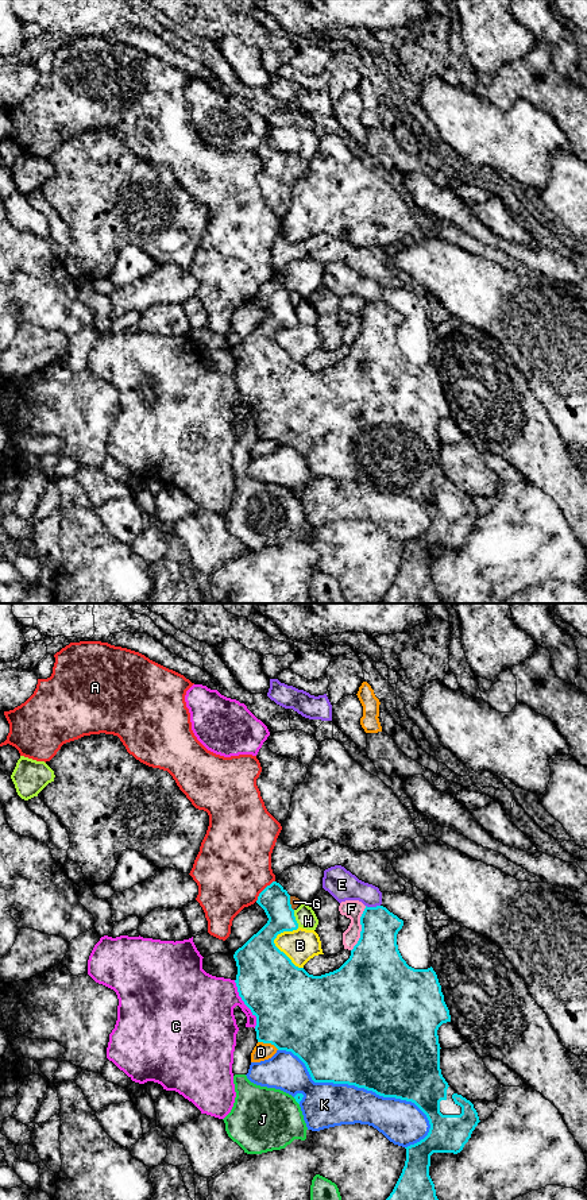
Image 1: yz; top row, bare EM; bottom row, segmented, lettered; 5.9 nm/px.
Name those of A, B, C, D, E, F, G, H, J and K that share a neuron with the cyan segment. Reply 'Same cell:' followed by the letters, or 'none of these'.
Same cell: none of these

